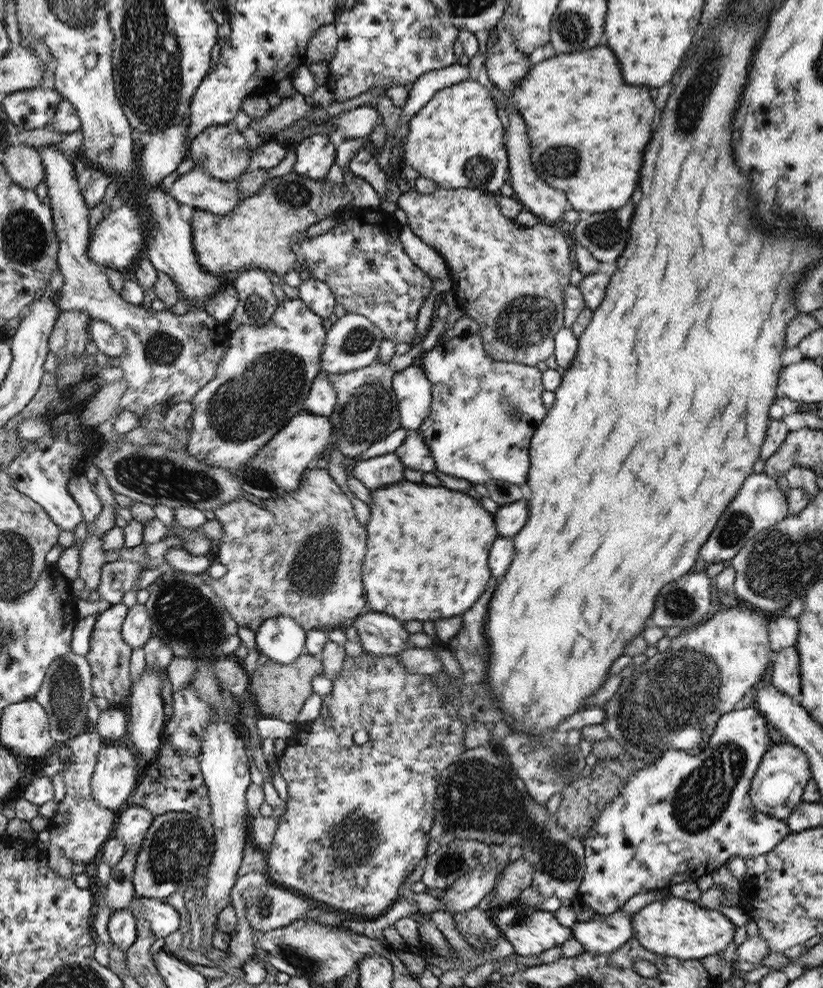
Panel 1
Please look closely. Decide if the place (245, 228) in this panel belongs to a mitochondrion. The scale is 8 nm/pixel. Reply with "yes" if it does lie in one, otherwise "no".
no

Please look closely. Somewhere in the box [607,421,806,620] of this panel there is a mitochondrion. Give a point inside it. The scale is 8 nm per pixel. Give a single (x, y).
(733, 531)

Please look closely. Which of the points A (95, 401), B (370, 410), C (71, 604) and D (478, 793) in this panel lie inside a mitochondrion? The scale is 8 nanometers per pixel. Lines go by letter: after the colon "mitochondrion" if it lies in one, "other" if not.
A: other
B: mitochondrion
C: other
D: mitochondrion

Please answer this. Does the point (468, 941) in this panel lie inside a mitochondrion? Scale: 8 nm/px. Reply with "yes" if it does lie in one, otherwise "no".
no

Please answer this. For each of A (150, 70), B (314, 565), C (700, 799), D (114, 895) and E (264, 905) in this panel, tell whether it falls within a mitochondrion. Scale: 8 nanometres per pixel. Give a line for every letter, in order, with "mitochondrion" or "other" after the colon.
A: mitochondrion
B: mitochondrion
C: mitochondrion
D: other
E: mitochondrion

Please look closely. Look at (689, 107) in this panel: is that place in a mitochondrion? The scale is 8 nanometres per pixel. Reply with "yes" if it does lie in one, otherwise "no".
yes

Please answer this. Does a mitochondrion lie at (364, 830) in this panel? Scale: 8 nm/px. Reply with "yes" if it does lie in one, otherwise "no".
yes

